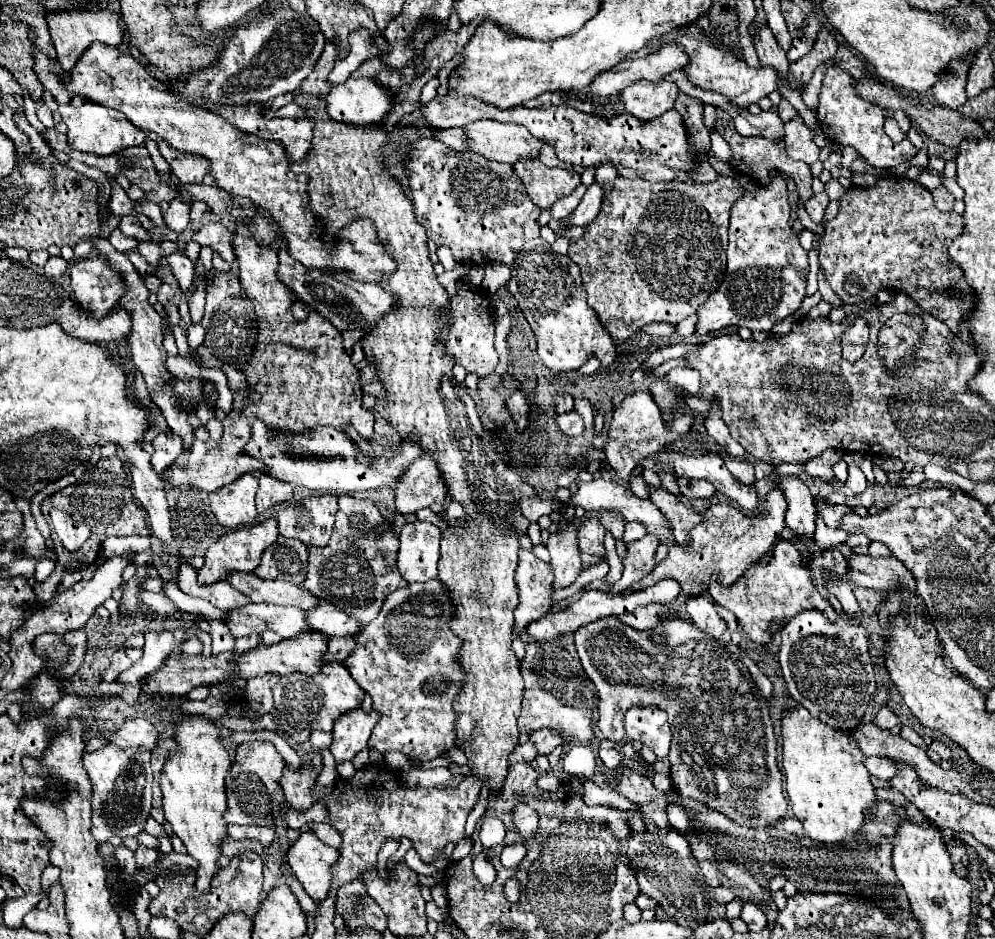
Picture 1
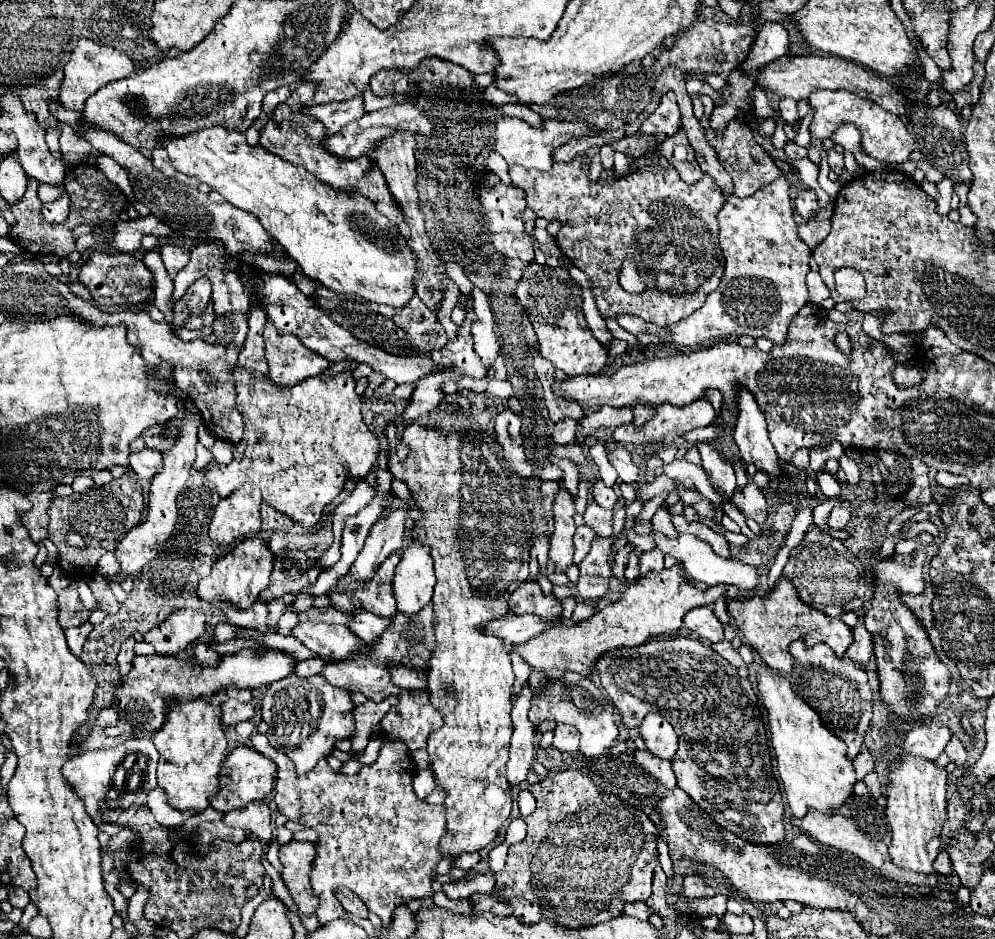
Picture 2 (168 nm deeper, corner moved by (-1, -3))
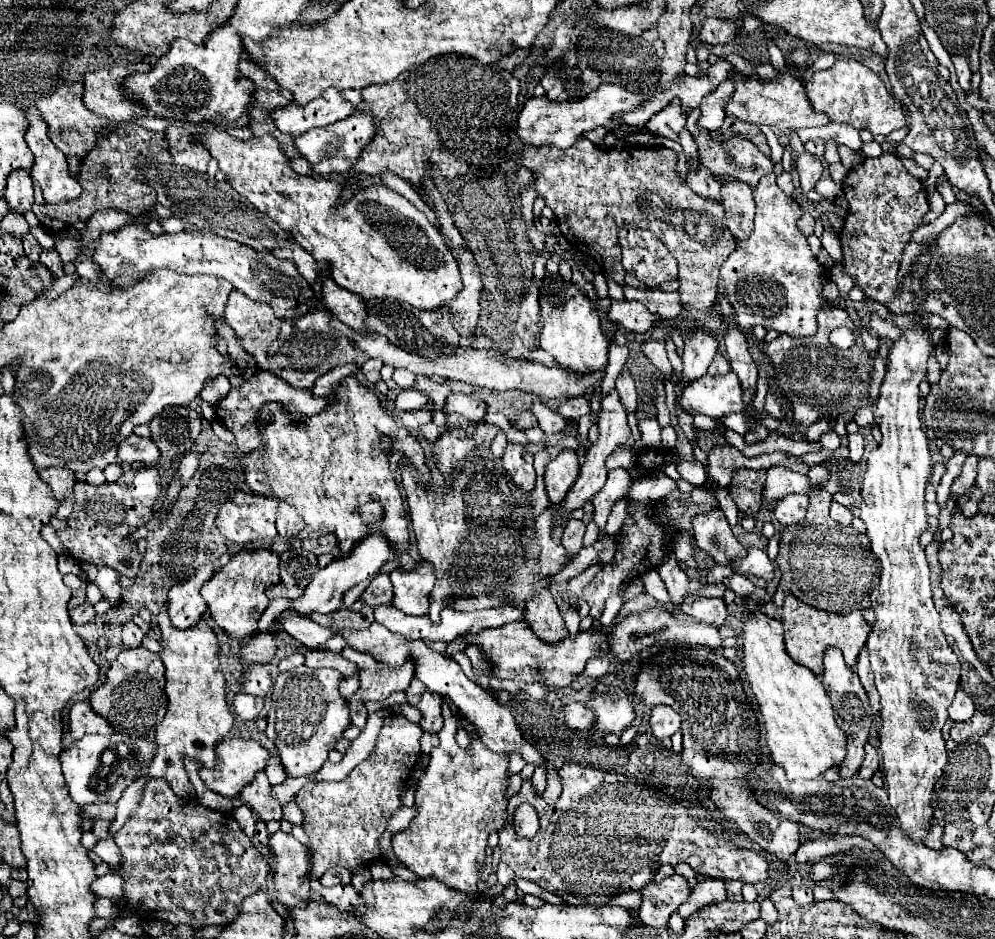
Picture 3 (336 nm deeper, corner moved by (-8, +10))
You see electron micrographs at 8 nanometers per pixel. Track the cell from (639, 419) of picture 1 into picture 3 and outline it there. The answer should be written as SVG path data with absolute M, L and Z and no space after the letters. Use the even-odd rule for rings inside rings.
M734 372L724 376L702 376L692 380L682 392L680 404L686 412L696 410L710 418L722 418L732 412L744 412L746 402L742 398L742 384Z

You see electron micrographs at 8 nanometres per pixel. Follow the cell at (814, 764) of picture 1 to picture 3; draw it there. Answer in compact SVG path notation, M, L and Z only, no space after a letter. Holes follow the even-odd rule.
M744 596L744 610L748 618L742 624L740 668L746 674L746 682L754 692L754 710L764 720L766 744L772 760L786 770L788 780L800 776L818 778L828 768L840 764L846 756L846 734L836 726L830 698L824 692L820 678L796 664L784 648L784 630L776 618L770 618L758 610L760 600Z

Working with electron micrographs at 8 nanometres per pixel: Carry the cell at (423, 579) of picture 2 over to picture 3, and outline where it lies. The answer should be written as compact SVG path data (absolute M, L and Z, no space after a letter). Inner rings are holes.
M420 562L414 572L398 568L390 574L390 580L394 584L394 598L390 602L394 608L404 614L428 614L428 594L436 582L430 564Z

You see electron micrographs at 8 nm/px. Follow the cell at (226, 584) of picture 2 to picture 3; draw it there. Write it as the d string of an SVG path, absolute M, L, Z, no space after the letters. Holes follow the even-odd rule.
M270 550L258 552L240 552L230 558L230 562L220 568L200 590L204 602L208 604L210 616L214 622L234 640L244 640L258 632L258 618L268 608L270 600L266 596L266 588L280 584L278 574L280 558Z

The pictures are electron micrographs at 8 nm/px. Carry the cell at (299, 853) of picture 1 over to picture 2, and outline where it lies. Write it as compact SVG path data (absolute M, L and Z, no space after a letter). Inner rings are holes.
M289 841L281 845L279 859L283 863L283 881L291 891L297 907L301 913L313 913L319 907L319 899L311 895L311 863L315 861L315 845L313 843L299 843Z

